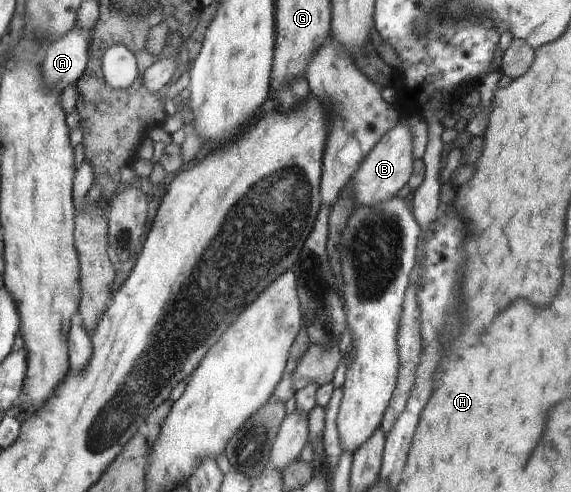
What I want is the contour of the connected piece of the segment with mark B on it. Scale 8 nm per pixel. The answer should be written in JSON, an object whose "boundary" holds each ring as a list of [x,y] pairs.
{"boundary":[[[398,122],[391,130],[388,130],[362,160],[360,167],[352,176],[351,192],[353,200],[359,207],[374,207],[384,203],[391,197],[398,195],[400,190],[407,185],[407,181],[413,170],[412,138],[410,126]]]}

